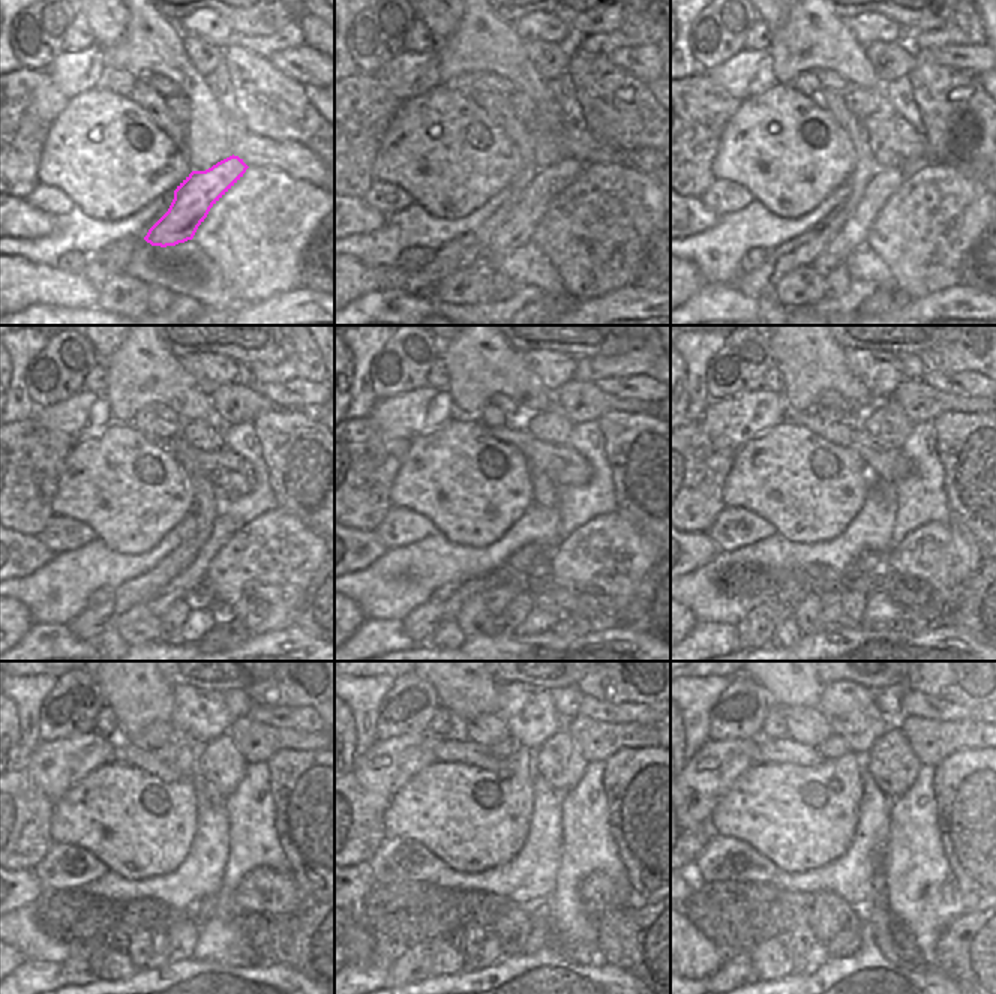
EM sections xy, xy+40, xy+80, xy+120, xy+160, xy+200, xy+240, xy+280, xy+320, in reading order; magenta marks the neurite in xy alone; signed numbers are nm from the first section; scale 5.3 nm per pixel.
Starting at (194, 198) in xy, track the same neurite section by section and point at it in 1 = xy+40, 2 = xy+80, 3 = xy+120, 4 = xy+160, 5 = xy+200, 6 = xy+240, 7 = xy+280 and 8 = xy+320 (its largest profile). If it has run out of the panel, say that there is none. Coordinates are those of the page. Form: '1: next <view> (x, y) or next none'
1: next xy+40 (548, 183)
2: next xy+80 (885, 182)
3: next xy+120 (189, 580)
4: next xy+160 (497, 598)
5: next xy+200 (831, 601)
6: next xy+240 (158, 942)
7: next xy+280 (491, 954)
8: next xy+320 (813, 960)

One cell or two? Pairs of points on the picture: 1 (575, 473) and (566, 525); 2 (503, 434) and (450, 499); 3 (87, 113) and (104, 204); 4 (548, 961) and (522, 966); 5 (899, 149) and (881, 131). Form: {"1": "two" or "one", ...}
{"1": "two", "2": "two", "3": "one", "4": "one", "5": "one"}

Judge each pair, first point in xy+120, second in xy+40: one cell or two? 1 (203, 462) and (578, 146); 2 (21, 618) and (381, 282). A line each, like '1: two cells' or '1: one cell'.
1: one cell
2: one cell

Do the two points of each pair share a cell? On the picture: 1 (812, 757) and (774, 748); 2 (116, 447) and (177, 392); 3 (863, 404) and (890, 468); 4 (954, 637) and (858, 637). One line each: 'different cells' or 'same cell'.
1: same cell
2: different cells
3: different cells
4: same cell

